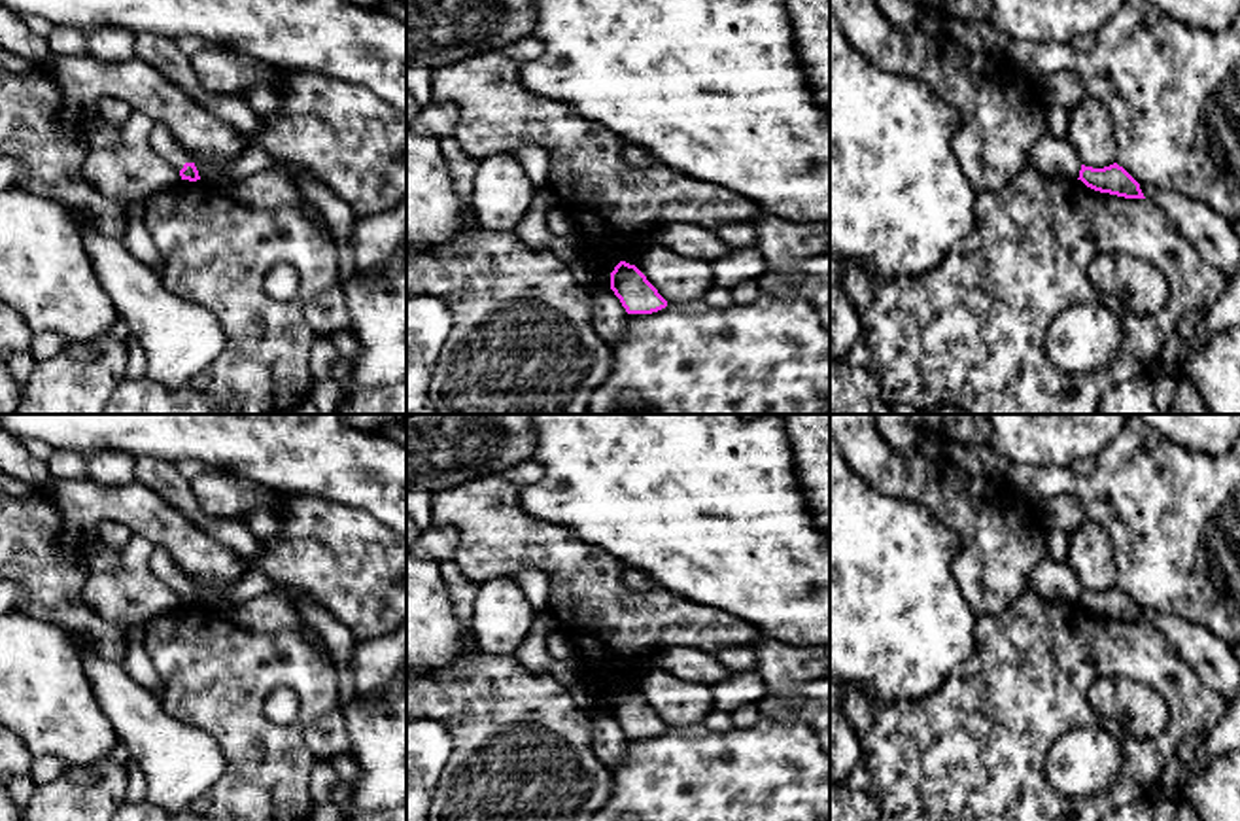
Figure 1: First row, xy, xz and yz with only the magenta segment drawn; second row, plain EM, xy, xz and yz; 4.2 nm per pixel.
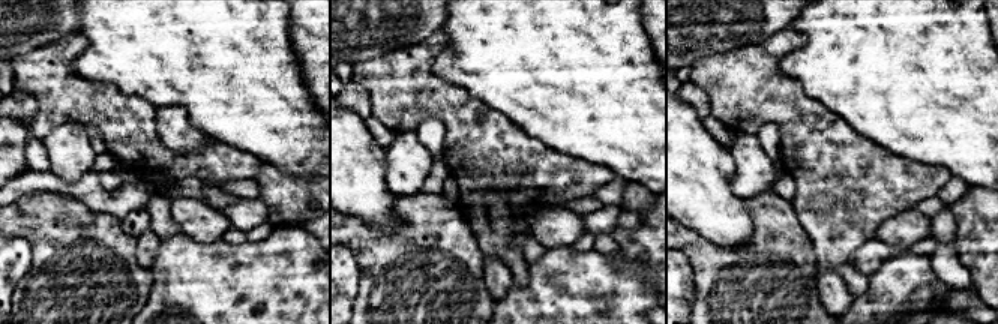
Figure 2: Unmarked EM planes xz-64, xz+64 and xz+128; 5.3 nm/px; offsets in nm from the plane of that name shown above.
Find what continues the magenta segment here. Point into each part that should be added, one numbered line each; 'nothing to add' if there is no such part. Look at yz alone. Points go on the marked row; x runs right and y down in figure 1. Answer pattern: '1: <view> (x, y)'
nothing to add

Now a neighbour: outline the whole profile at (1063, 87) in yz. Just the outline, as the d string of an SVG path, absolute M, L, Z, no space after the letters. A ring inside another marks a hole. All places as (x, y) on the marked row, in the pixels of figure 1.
M1070 70L1040 78L1034 85L1045 104L1059 104L1068 112L1072 112L1085 96L1081 79Z

